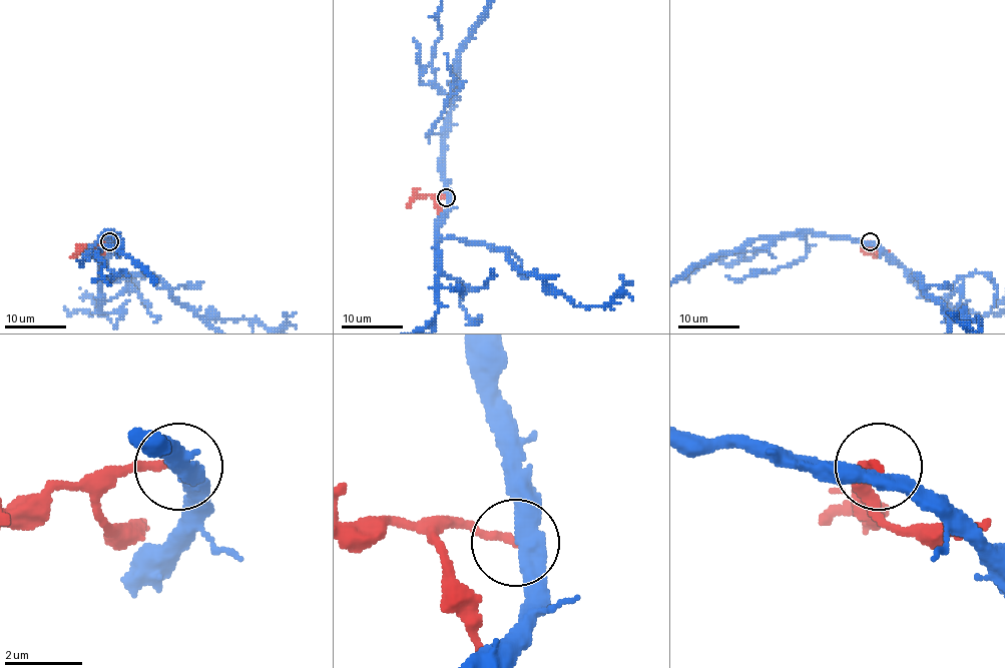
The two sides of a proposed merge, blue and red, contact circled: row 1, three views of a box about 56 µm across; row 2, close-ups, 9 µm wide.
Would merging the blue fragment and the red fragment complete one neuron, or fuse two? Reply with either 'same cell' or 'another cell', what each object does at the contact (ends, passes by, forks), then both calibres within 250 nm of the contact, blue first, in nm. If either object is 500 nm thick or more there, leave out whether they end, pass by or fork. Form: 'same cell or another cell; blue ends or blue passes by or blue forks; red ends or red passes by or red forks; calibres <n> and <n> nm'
another cell; blue passes by; red ends; calibres 440 and 220 nm

